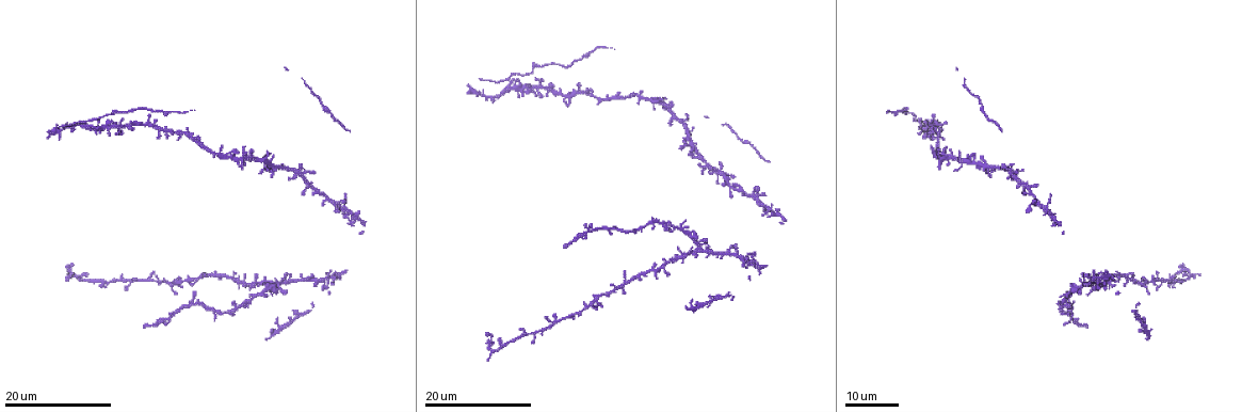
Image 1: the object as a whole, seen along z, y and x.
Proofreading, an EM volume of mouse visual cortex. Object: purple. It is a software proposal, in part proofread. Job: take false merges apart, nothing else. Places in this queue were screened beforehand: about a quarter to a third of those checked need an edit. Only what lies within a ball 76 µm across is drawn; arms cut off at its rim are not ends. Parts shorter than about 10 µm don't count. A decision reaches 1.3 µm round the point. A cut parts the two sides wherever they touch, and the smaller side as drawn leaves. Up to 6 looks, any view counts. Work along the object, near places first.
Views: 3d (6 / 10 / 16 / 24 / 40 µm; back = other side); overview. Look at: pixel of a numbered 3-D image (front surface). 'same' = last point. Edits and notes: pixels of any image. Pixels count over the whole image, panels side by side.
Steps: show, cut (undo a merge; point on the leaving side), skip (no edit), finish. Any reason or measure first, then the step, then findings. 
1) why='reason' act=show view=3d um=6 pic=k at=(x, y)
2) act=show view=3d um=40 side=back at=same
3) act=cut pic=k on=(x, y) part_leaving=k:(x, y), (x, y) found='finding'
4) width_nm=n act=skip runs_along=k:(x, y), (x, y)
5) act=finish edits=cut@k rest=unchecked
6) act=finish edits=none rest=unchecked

why='thick turns thin' act=show view=3d um=16 pic=1 at=(109, 281)

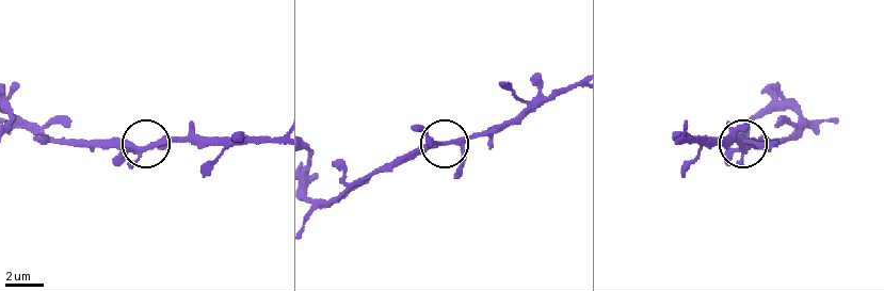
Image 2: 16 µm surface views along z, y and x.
act=show view=3d um=6 pic=2 at=(149, 148)

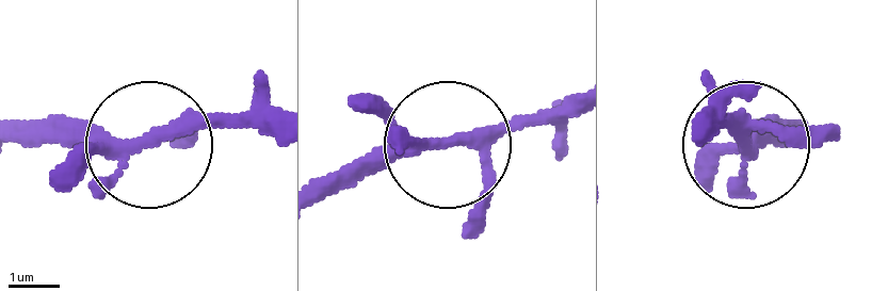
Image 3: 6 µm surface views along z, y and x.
why='other side' act=show view=3d um=6 side=back pic=3 at=(150, 140)

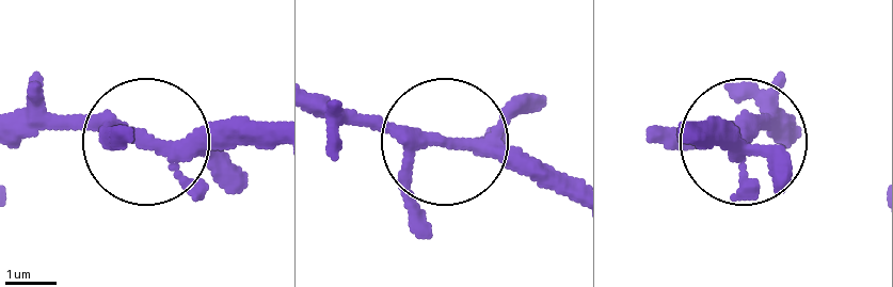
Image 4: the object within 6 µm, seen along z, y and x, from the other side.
act=skip runs_along=4:(20, 132), (275, 145) found='all the same neuron'

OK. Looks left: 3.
why='four or more arms meet' act=show view=3d um=16 pic=1 at=(304, 172)

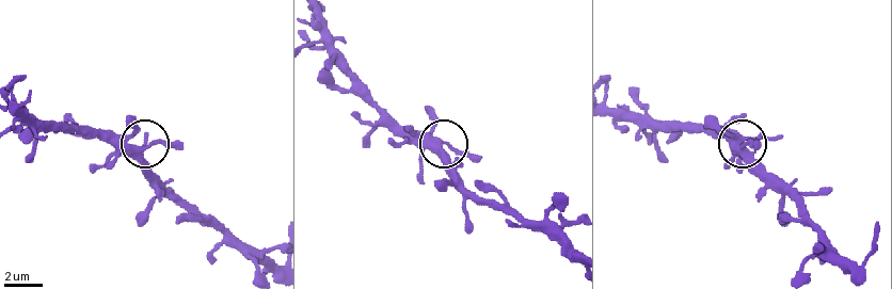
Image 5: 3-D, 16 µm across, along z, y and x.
act=show view=3d um=10 pic=5 at=(145, 148)

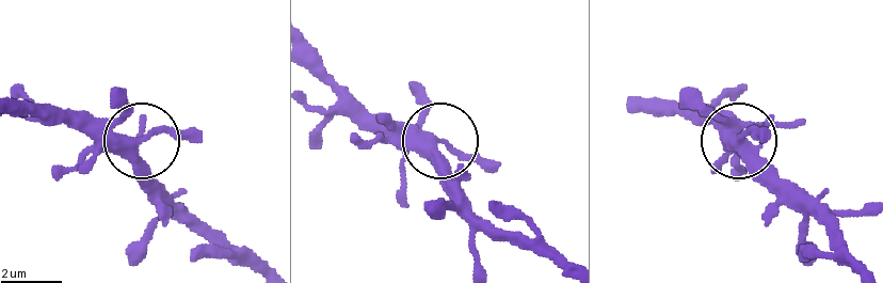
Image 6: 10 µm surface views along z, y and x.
why='zoom in' act=show view=3d um=6 pic=6 at=(440, 140)

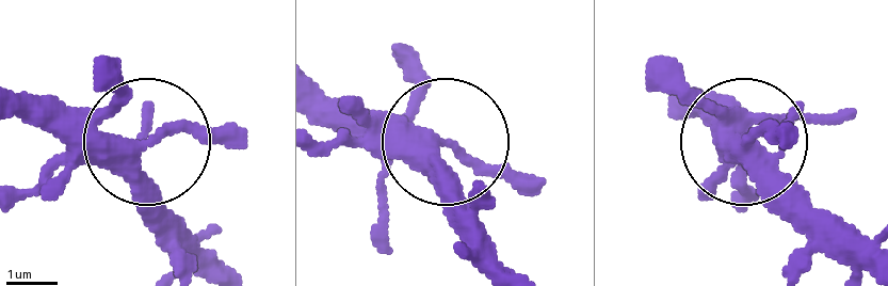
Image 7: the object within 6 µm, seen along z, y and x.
width_nm=290 act=skip found='continuous, no second neuron'

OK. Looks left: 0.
act=finish edits=none rest=unchecked

